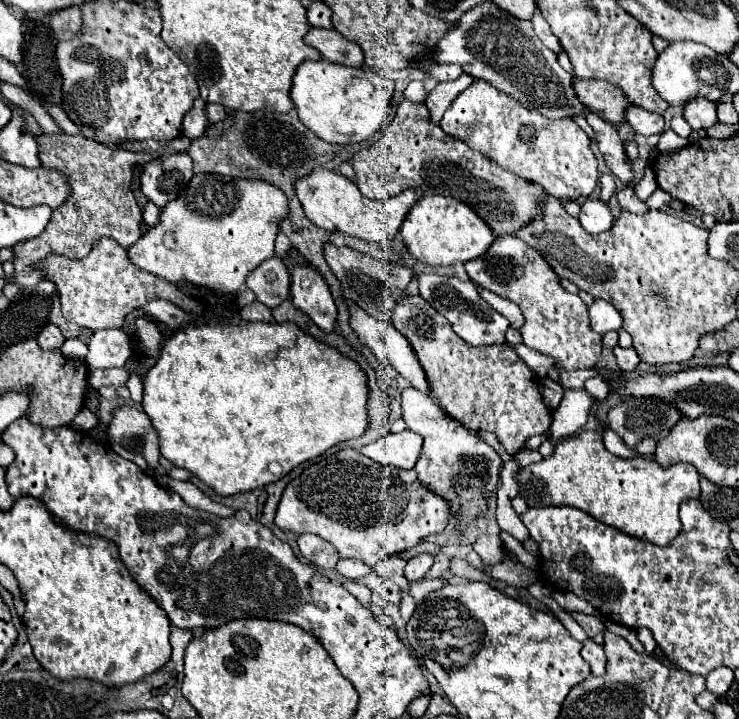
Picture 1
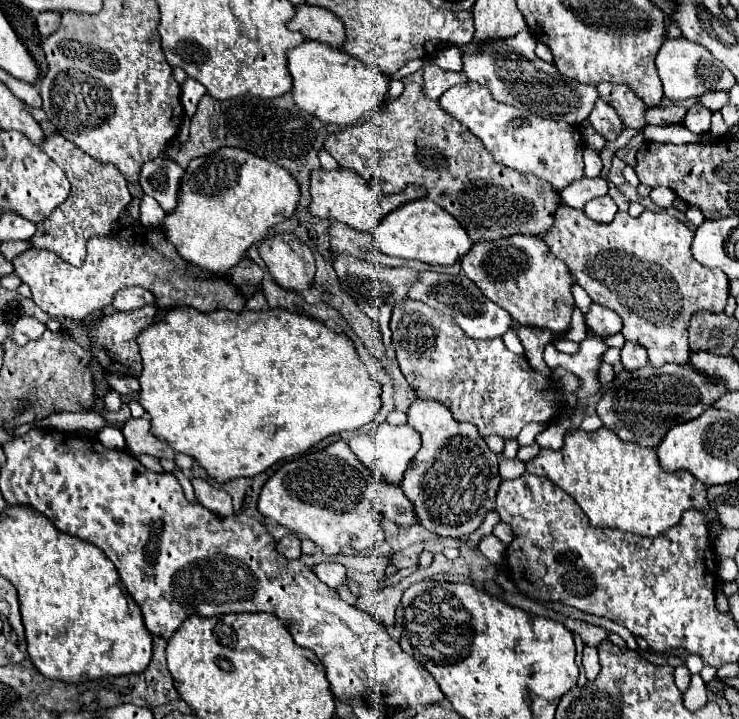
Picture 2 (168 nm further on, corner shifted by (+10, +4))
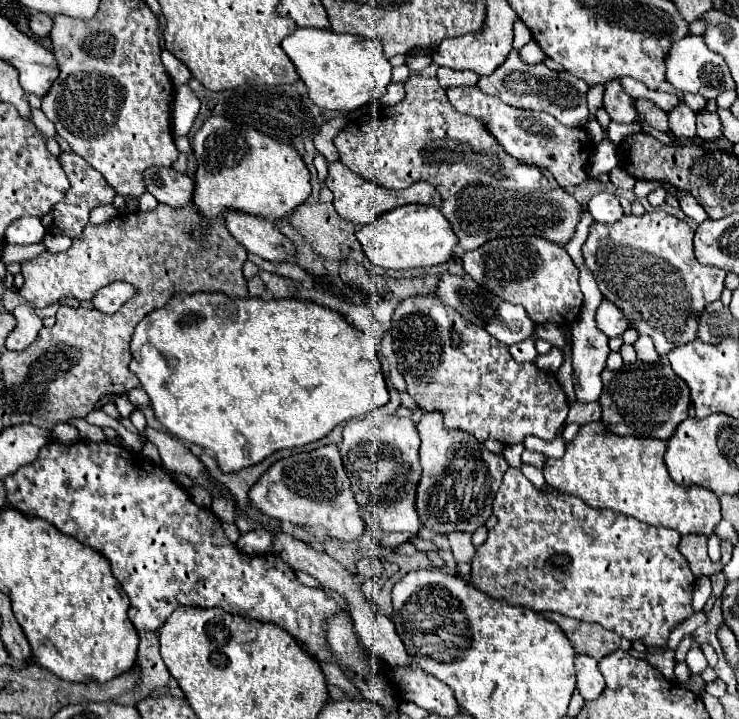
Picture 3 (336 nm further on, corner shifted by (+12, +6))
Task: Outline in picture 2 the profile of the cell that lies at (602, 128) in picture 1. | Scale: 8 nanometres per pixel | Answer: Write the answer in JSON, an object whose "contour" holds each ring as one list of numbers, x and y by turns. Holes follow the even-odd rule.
{"contour":[[598,99,598,103,594,105,594,111,590,113,588,119,594,125,594,129,600,135,604,135,604,139,616,139,620,135,620,131,624,129,624,123,618,117,616,109,602,99]]}

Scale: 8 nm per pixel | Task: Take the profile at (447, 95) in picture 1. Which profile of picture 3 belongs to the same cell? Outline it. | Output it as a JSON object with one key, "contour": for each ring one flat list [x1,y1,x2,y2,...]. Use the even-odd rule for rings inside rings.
{"contour":[[438,67,438,83,440,87,470,87,476,85,478,75,472,71,454,71,454,69,446,69,446,67]]}

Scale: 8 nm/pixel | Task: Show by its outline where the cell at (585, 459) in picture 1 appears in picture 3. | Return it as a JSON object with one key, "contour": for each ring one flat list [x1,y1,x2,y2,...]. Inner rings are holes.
{"contour":[[592,421,580,427,562,459,546,459,544,477,556,489,580,497,588,507,608,507,646,525,676,529,680,535,710,537,722,519,718,495,698,485,674,483,666,471,664,453,666,441,622,437,612,433,602,421]]}

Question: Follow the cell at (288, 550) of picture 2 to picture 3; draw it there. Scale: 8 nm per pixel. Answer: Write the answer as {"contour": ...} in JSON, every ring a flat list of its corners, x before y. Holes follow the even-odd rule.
{"contour":[[248,531,244,535,240,535,238,539,238,549,248,553,248,555,266,555,272,553,272,535,266,531]]}

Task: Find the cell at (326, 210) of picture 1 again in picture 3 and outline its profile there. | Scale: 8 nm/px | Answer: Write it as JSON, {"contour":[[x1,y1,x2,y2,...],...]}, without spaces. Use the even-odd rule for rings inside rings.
{"contour":[[334,161,332,165,328,165,328,177,326,177,324,185,334,193,332,203,334,203,336,213,340,217,344,217,346,221,352,221,356,225,368,225,378,215,392,211,396,207,408,205,408,203,426,203,426,205,434,205,434,207,440,207,440,203,442,203,438,191,432,185,428,185,428,181,418,181,418,183,410,185,408,189,402,189,402,191,390,191,390,189,384,189,384,187,360,177,358,173,348,171,348,167,342,165,340,161]]}

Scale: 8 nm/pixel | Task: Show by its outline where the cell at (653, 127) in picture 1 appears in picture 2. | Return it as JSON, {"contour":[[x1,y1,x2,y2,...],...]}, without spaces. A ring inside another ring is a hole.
{"contour":[[668,105,668,107,654,107,650,111,646,111,646,119,650,125,660,125,660,127,668,127,668,125,684,125,684,117,686,117,686,107,682,105]]}

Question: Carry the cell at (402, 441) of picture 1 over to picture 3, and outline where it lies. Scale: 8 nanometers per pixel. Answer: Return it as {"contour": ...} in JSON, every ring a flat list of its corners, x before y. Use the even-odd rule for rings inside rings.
{"contour":[[372,411,366,417,352,419,346,423,344,441,338,447,358,503,378,519,380,529,388,533,418,533,422,525,414,509,414,495,420,479,420,435,412,419,400,419,396,415,382,415,380,411]]}

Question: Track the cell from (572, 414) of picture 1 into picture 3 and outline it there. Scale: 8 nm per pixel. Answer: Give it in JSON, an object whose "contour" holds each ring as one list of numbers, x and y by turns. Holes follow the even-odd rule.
{"contour":[[516,443,516,445,510,445,510,447,506,445,502,455,504,455,504,459,506,459,512,467,518,469,518,467,520,467,520,455,522,455,522,449,524,449,522,443]]}

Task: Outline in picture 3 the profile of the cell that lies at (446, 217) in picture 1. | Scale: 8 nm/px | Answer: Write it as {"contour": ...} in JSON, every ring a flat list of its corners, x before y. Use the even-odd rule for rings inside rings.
{"contour":[[404,205,380,215,370,225,356,229,356,239,360,241,364,253,374,265,384,269,412,269,440,265,452,259,454,247,458,245,456,235,448,221,442,217,438,207,432,205]]}

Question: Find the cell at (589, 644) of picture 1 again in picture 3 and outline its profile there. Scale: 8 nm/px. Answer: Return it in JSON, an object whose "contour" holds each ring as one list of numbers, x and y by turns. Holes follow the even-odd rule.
{"contour":[[576,655,576,669,578,669,576,685,578,685,580,693,582,693,582,697,586,701,596,699,604,689,604,677,598,671,596,659,592,659,588,655]]}

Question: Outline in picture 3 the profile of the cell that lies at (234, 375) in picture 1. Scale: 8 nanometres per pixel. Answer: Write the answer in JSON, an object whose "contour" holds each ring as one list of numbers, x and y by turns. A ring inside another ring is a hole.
{"contour":[[176,293,166,307,148,313,138,323,138,327,134,329,134,335,132,335,130,349,132,349,130,371,140,379,144,391,150,397,150,405,154,409,154,415,162,423,162,427,168,429,172,435,180,437,182,441,196,443,204,449,214,451,218,467,224,473,232,473,232,471,240,471,244,467,256,465,262,459,266,459,268,455,272,455,274,451,302,447,306,443,318,441,324,435,328,435,336,425,340,425,348,419,354,419,354,417,362,417,362,415,370,413,372,409,378,409,378,407,388,403,388,391,386,391,386,383,384,383,384,375,382,375,378,359,368,361,362,357,360,331,354,329,352,325,348,325,344,321,344,317,340,317,340,313,326,309,322,305,304,303,298,299,264,301,264,299,252,299,252,297,234,299,234,297,228,297,222,293,194,293,194,295]]}

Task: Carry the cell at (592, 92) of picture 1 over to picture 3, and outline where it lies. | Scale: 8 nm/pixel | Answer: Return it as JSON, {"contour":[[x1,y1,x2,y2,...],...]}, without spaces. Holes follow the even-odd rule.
{"contour":[[636,99,636,113,638,113,638,119,646,121,650,127,658,129,658,131,666,131,670,133,670,127,668,127,668,117,666,113,656,107,652,101,646,101,646,99]]}

